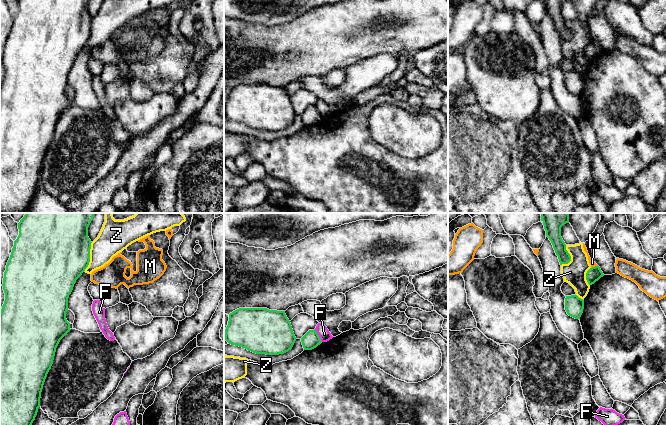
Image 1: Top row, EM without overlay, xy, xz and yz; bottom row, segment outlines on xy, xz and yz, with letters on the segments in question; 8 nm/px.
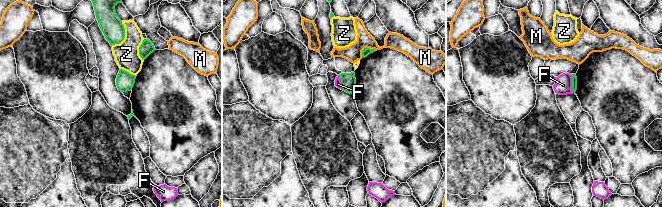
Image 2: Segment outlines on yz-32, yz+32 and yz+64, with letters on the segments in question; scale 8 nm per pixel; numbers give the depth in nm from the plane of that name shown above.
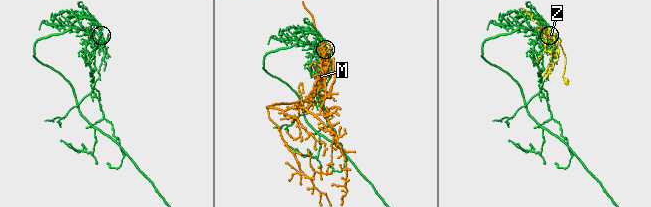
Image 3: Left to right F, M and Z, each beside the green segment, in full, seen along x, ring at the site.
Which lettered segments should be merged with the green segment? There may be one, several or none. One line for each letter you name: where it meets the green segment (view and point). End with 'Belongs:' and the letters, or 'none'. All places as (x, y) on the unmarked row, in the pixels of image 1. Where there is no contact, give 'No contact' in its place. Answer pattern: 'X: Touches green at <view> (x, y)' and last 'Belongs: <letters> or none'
Belongs: none

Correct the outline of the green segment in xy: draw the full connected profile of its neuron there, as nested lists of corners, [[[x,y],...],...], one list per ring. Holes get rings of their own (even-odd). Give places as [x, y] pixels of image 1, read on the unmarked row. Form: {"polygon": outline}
{"polygon": [[[18,0],[19,11],[14,17],[10,34],[3,54],[5,77],[0,88],[0,213],[26,213],[40,183],[43,161],[53,140],[56,124],[60,116],[71,106],[66,95],[68,74],[76,56],[82,51],[90,38],[91,16],[88,13],[90,0]]]}

